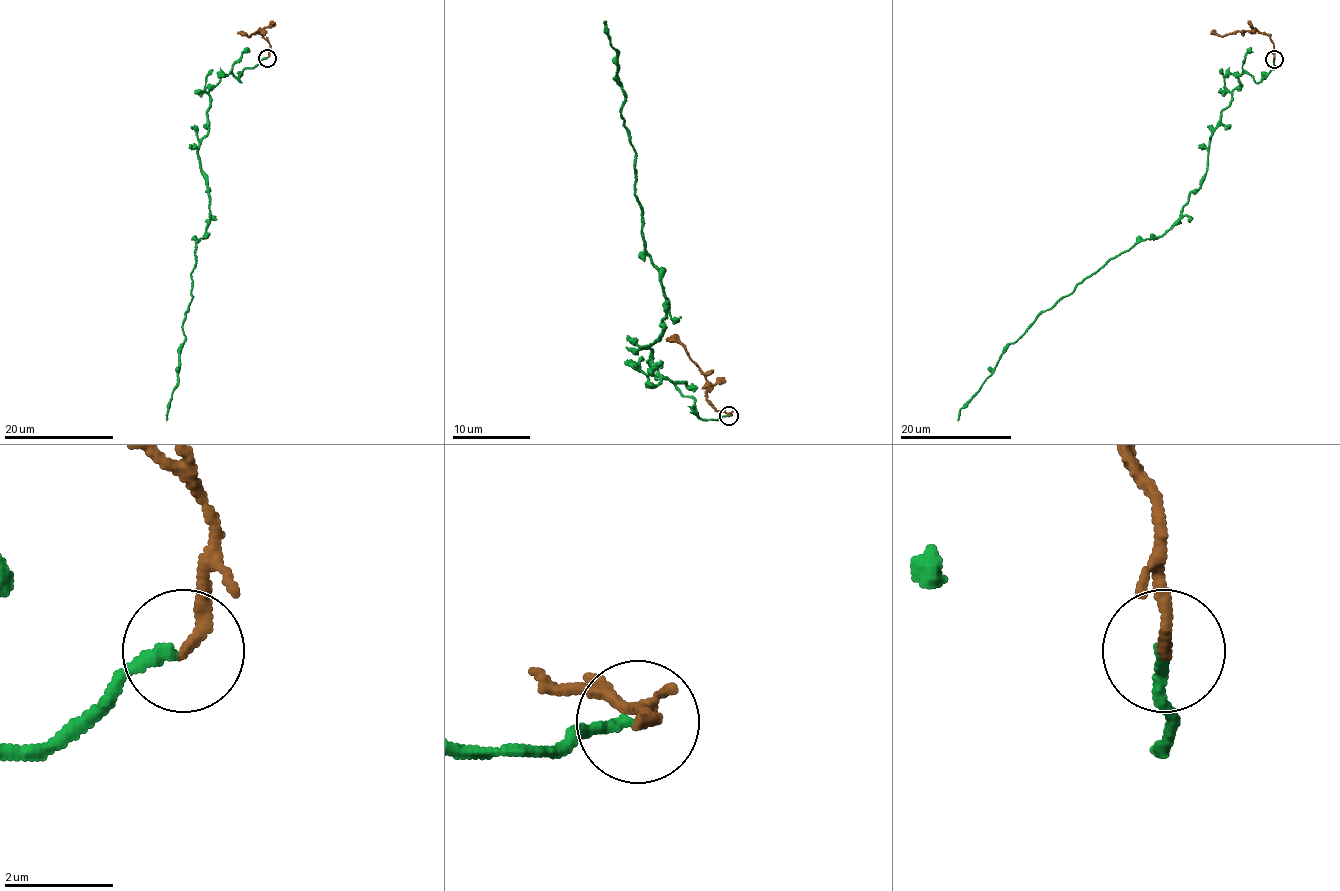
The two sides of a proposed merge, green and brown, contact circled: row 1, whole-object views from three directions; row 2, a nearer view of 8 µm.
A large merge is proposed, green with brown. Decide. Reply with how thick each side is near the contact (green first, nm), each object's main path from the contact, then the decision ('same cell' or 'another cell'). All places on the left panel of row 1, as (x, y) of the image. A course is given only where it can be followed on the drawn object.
calibres 180 and 220 nm; course green (266, 58), (240, 82), (230, 72), (209, 90), (198, 159), (211, 219), (195, 251), (166, 420); course brown (266, 58), (269, 43), (261, 31), (246, 36), (238, 32); same cell

